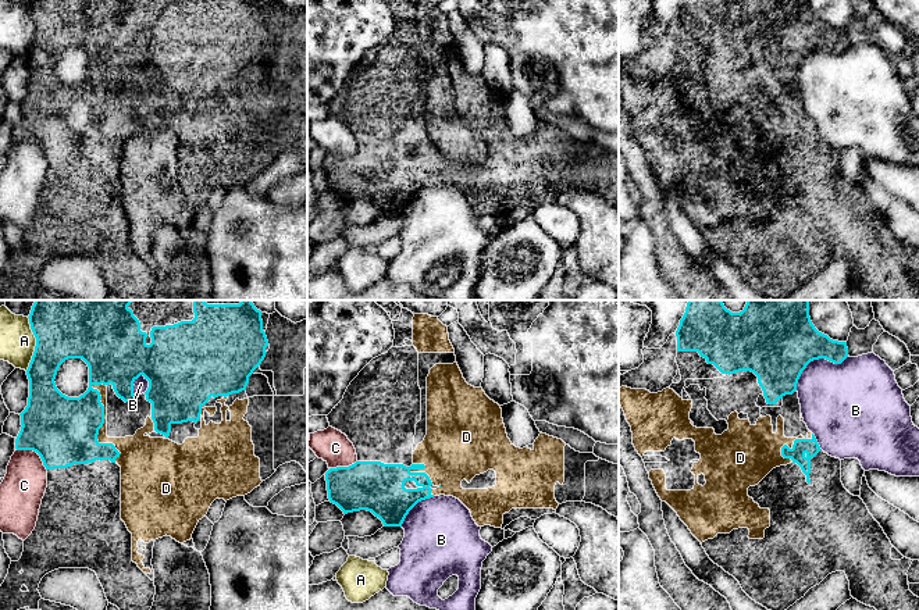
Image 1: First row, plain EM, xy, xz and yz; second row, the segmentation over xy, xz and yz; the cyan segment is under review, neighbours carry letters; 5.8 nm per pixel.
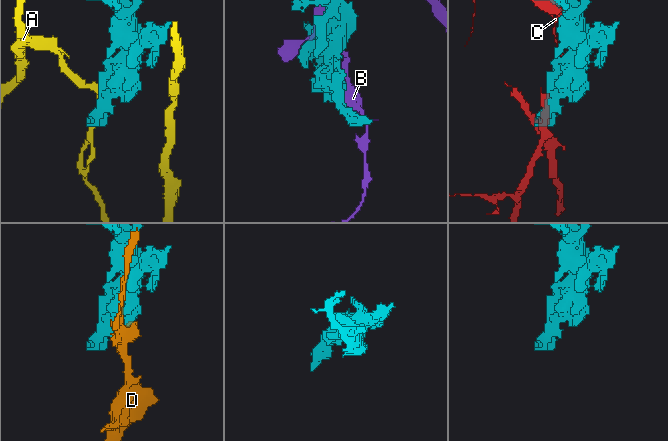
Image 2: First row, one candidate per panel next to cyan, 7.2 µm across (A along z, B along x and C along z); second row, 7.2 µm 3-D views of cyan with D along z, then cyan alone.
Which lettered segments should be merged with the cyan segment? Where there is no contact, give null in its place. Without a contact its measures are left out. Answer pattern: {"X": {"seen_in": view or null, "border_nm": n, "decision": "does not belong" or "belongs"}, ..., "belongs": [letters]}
{"A": {"seen_in": "xy", "border_nm": 320, "decision": "does not belong"}, "B": {"seen_in": "yz", "border_nm": 360, "decision": "does not belong"}, "C": {"seen_in": "xy", "border_nm": 220, "decision": "does not belong"}, "D": {"seen_in": "xy", "border_nm": 480, "decision": "does not belong"}, "belongs": []}

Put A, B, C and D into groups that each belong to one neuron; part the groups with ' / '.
A / B / C / D

